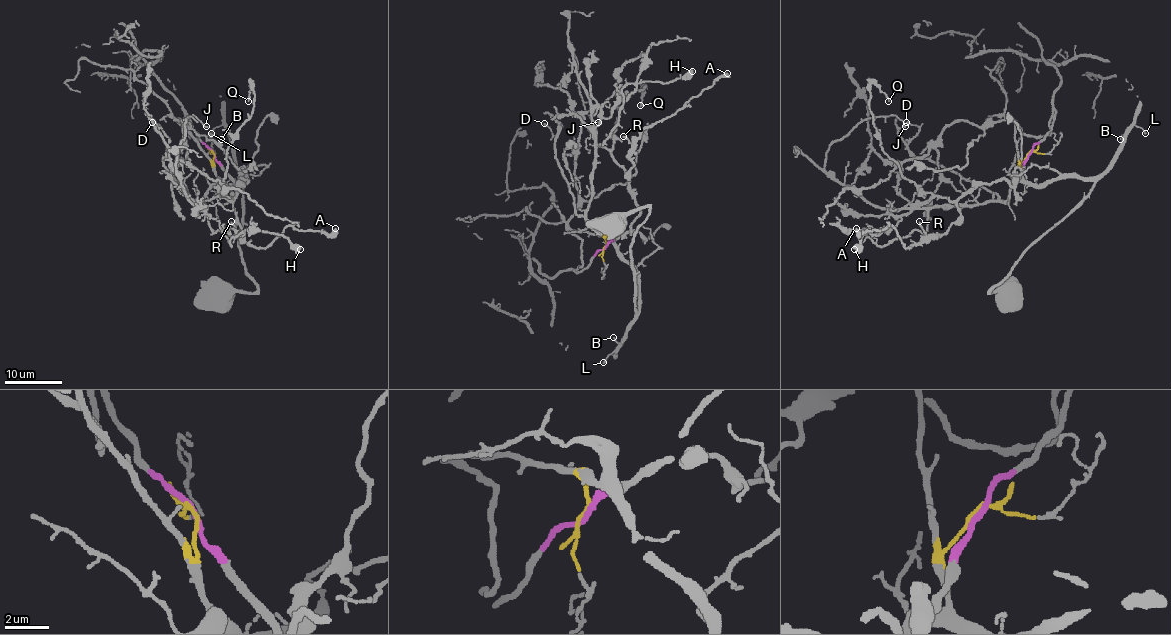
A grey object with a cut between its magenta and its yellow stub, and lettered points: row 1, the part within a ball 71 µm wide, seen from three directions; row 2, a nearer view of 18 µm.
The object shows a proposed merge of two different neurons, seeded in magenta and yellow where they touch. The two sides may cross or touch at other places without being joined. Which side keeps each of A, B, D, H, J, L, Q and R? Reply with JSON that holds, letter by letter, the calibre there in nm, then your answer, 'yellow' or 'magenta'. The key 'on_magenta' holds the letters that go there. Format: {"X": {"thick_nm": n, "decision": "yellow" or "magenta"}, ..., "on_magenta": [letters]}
{"A": {"thick_nm": 400, "decision": "magenta"}, "B": {"thick_nm": 150, "decision": "yellow"}, "D": {"thick_nm": 180, "decision": "yellow"}, "H": {"thick_nm": 500, "decision": "yellow"}, "J": {"thick_nm": 120, "decision": "yellow"}, "L": {"thick_nm": 150, "decision": "yellow"}, "Q": {"thick_nm": 170, "decision": "magenta"}, "R": {"thick_nm": 170, "decision": "magenta"}, "on_magenta": ["A", "Q", "R"]}

